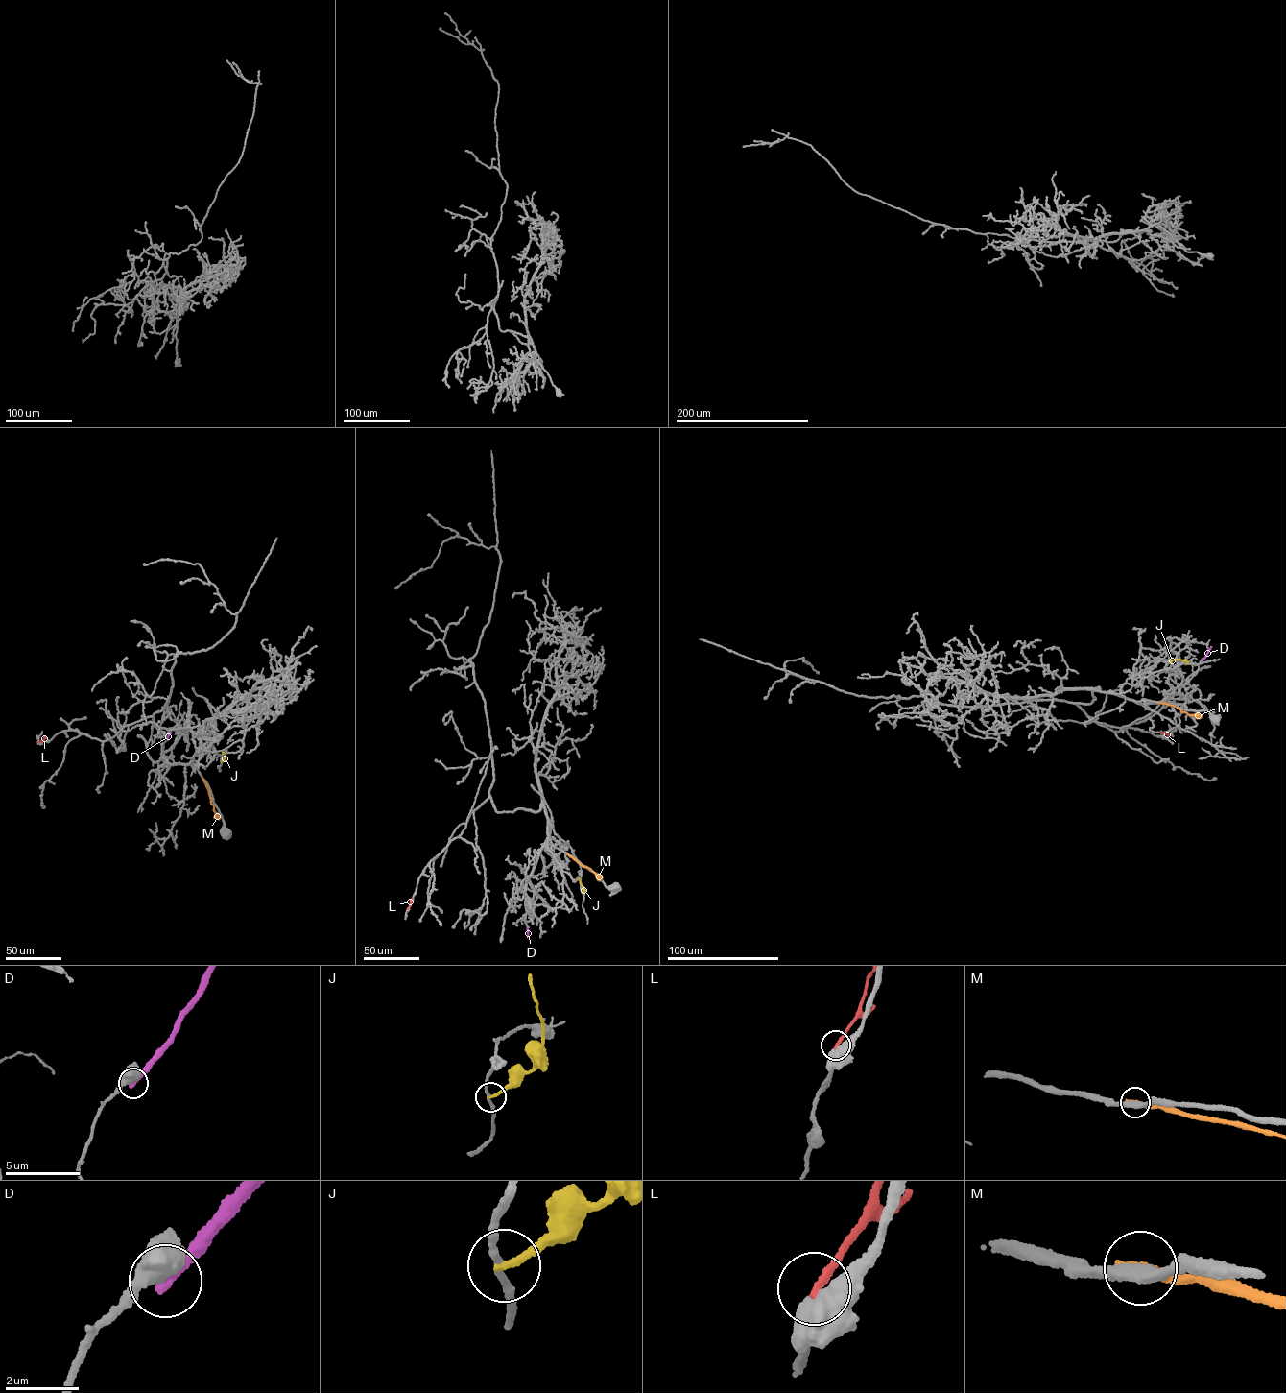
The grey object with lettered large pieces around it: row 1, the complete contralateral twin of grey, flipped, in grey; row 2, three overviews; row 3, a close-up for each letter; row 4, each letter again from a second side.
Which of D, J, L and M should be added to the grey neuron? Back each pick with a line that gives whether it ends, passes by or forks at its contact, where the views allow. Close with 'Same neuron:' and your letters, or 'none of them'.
Same neuron: none of them

